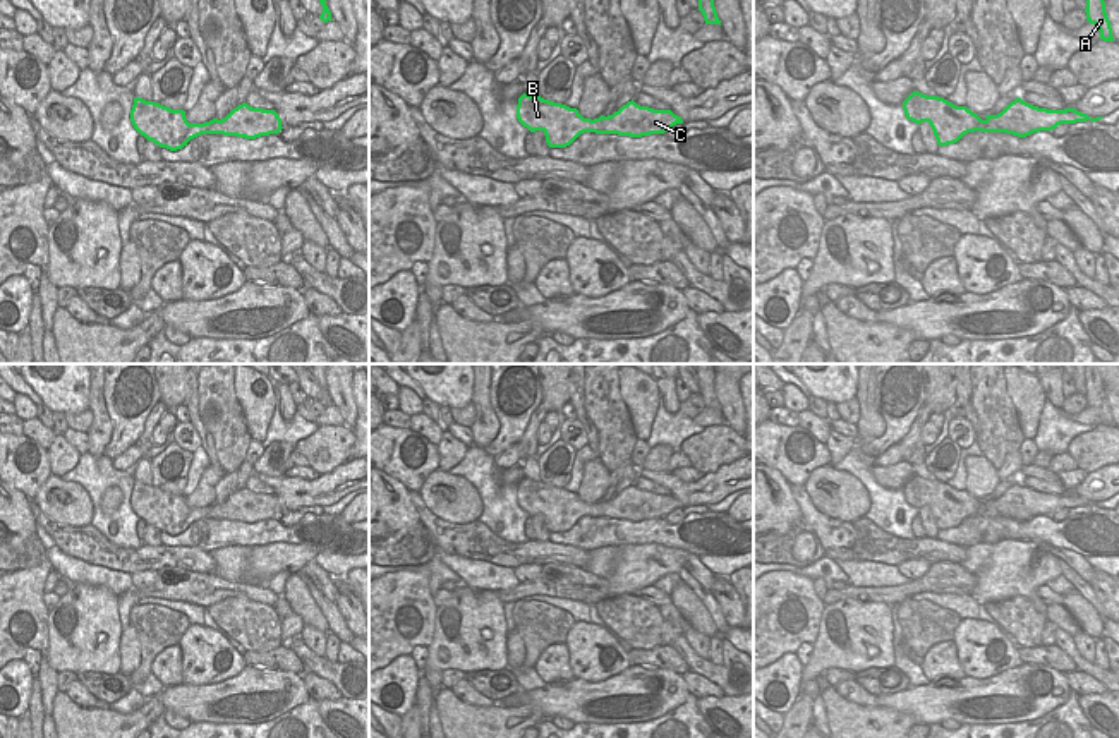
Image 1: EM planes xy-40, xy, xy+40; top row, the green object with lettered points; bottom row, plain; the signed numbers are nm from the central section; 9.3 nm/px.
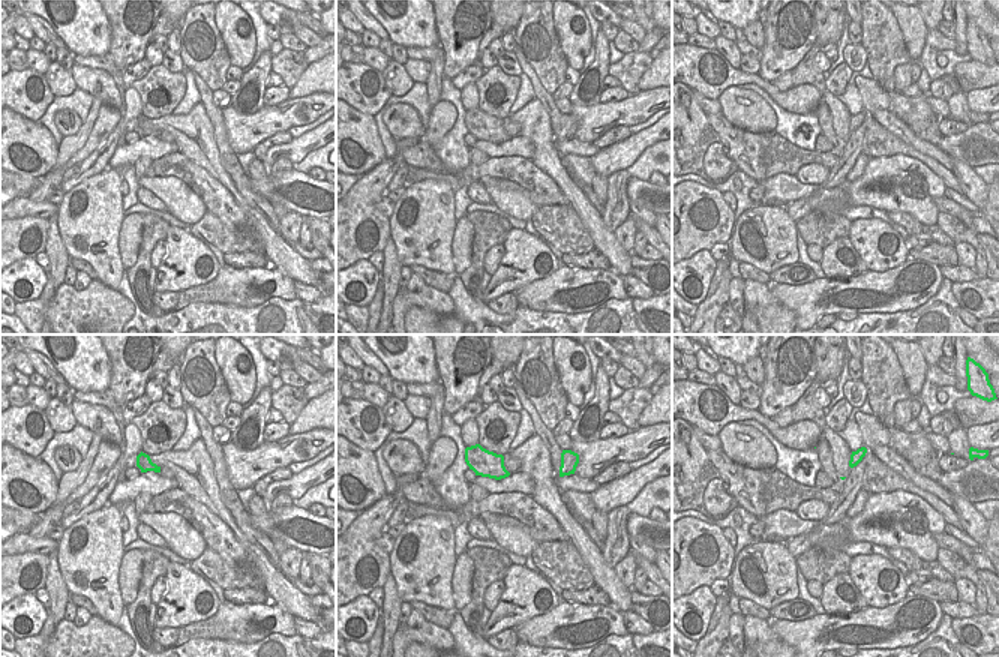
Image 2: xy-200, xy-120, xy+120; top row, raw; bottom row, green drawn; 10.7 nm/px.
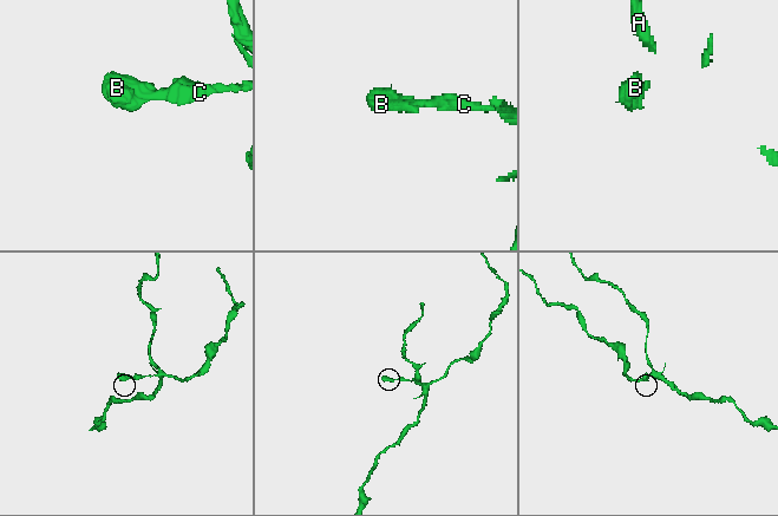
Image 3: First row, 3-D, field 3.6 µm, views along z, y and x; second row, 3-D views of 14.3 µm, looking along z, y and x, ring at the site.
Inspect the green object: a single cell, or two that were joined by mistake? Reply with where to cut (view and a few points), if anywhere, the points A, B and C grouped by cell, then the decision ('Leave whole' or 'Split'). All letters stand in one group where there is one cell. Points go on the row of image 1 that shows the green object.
No split. Groups: A B C. Leave whole.

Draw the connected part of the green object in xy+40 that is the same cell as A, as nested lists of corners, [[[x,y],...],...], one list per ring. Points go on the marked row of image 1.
[[[1086,0],[1086,19],[1090,24],[1095,24],[1100,31],[1100,39],[1114,41],[1110,21],[1105,12],[1104,0]]]

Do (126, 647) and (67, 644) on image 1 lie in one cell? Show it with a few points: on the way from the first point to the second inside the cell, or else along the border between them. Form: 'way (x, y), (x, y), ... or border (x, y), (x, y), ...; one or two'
border (122, 630), (119, 670); two

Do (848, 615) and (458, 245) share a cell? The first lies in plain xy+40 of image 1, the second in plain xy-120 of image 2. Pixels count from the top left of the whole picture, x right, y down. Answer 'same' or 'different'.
different

